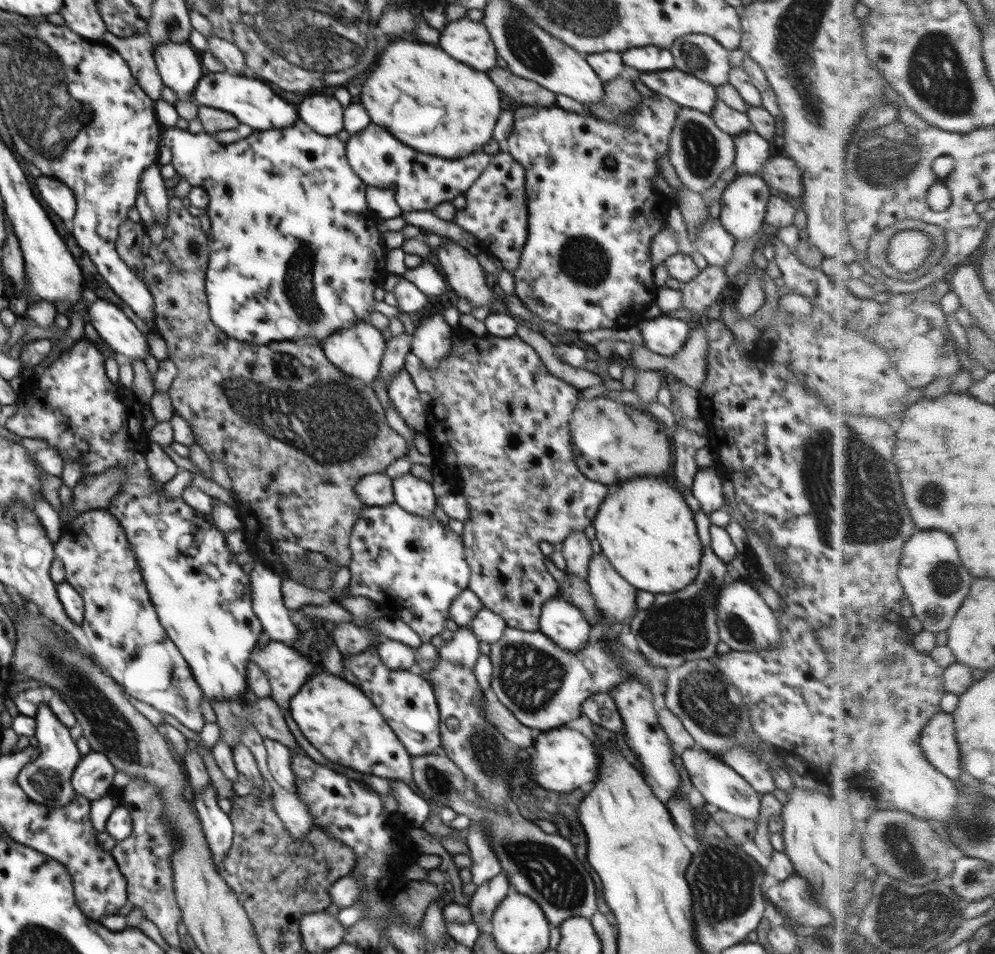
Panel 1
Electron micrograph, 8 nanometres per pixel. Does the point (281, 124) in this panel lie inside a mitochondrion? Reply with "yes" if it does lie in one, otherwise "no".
no

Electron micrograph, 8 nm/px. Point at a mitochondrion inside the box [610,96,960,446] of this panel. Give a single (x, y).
(882, 166)

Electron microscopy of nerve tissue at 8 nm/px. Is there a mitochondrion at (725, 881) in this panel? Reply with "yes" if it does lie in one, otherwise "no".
yes

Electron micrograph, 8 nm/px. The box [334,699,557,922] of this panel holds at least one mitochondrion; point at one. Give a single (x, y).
(486, 752)

